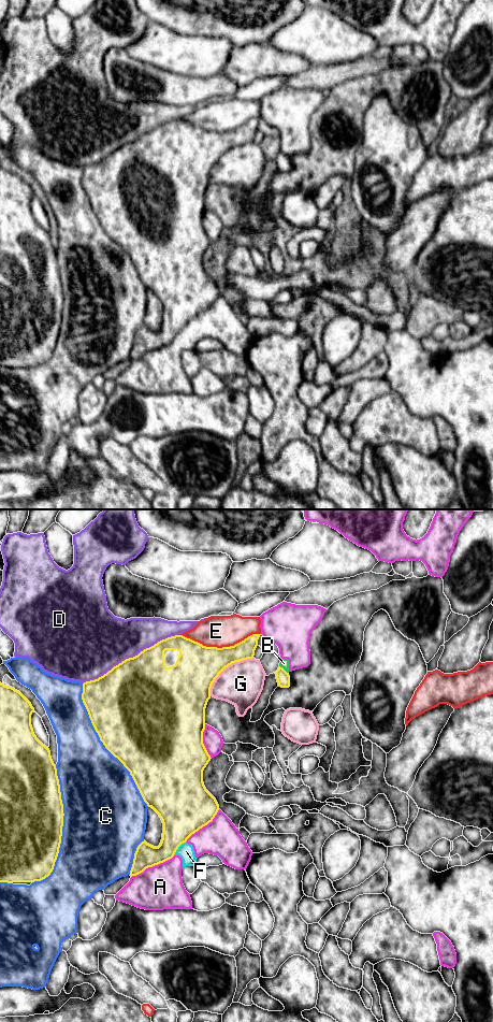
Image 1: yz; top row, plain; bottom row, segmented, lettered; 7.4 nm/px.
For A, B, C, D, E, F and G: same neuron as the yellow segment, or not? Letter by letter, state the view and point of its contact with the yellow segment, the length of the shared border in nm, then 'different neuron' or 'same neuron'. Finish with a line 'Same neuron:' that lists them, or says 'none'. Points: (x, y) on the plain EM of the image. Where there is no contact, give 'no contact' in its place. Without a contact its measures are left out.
A: yz (153, 349) | 360 nm | different neuron
B: yz (283, 153) | 90 nm | different neuron
C: yz (61, 313) | 900 nm | different neuron
D: yz (131, 142) | 800 nm | different neuron
E: yz (220, 132) | 600 nm | different neuron
F: yz (177, 332) | 140 nm | different neuron
G: yz (225, 152) | 440 nm | different neuron
Same neuron: none

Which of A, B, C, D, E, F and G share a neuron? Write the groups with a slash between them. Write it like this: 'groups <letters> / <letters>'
groups A B F G / C / D / E

